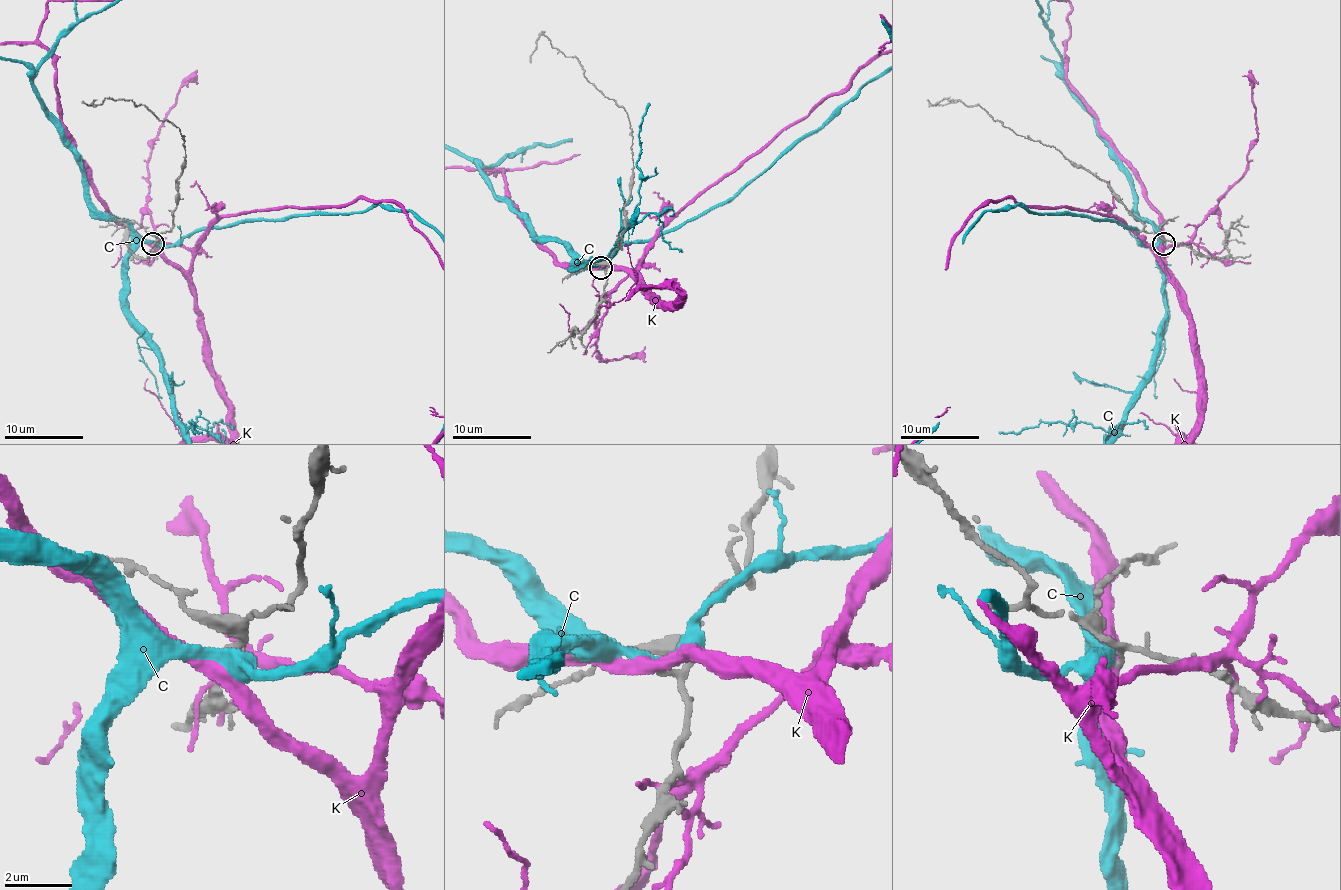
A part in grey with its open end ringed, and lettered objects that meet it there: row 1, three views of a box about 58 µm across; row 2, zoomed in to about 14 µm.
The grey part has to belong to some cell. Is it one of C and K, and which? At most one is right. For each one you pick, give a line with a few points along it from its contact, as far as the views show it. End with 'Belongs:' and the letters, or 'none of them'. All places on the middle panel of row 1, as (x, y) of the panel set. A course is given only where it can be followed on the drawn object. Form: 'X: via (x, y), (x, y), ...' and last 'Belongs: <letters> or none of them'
Belongs: C

